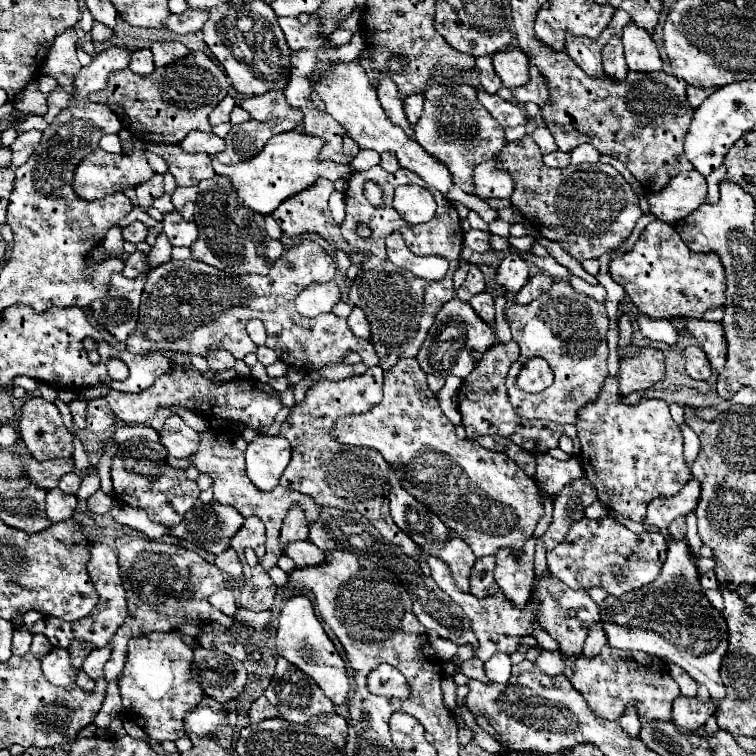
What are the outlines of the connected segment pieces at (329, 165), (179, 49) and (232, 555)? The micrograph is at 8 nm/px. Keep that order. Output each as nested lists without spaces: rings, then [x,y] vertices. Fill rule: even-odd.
[[[290,130],[270,138],[264,150],[250,160],[226,166],[218,162],[216,158],[212,158],[212,168],[216,174],[232,180],[232,186],[236,188],[242,204],[266,216],[266,214],[272,214],[286,198],[300,194],[304,188],[310,188],[318,178],[326,178],[330,182],[336,182],[342,178],[348,166],[336,164],[330,160],[320,160],[318,158],[320,148],[324,148],[322,138],[308,136],[302,130]]]
[[[154,42],[150,46],[150,50],[154,54],[156,66],[166,66],[166,64],[188,54],[188,48],[182,42]]]
[[[228,548],[220,556],[216,556],[216,566],[230,578],[236,578],[236,580],[242,578],[242,564],[240,564],[238,554],[232,548]]]

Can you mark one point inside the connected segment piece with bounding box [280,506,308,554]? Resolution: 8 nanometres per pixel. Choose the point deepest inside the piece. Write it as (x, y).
(294, 528)

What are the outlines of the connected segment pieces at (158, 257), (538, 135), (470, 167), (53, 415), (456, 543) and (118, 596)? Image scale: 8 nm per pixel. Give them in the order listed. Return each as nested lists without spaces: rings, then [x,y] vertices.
[[[160,232],[158,236],[156,236],[156,246],[150,250],[150,258],[152,258],[152,266],[158,266],[158,264],[162,264],[162,262],[166,262],[166,260],[170,260],[170,242],[168,242],[168,238],[166,238],[166,234],[164,232]]]
[[[536,128],[534,134],[532,134],[532,138],[538,144],[538,148],[540,148],[542,154],[550,154],[550,152],[556,152],[558,150],[552,134],[548,132],[548,128]]]
[[[434,84],[424,92],[424,114],[414,126],[416,142],[428,150],[430,156],[440,160],[452,172],[452,180],[464,192],[472,192],[472,172],[478,164],[492,160],[506,144],[504,128],[490,116],[478,102],[476,88],[470,84],[440,86]]]
[[[44,398],[24,402],[16,430],[30,456],[40,462],[72,456],[72,434],[66,430],[58,408]]]
[[[450,532],[450,540],[444,546],[436,546],[436,544],[426,544],[422,548],[426,554],[432,556],[442,556],[444,562],[448,564],[452,578],[456,582],[456,586],[460,590],[468,590],[468,574],[472,570],[472,564],[476,560],[476,556],[472,554],[472,550],[464,544],[462,538],[458,538],[454,532]]]
[[[94,544],[90,548],[88,572],[90,572],[90,578],[92,578],[98,594],[100,594],[98,614],[96,616],[86,616],[86,618],[76,620],[76,622],[64,622],[64,620],[56,620],[56,618],[46,618],[46,636],[52,642],[52,646],[68,648],[74,638],[84,638],[84,640],[94,642],[96,648],[102,648],[104,644],[110,642],[110,638],[116,634],[118,626],[126,618],[126,596],[124,596],[124,588],[122,588],[122,578],[120,578],[116,552],[106,544]]]

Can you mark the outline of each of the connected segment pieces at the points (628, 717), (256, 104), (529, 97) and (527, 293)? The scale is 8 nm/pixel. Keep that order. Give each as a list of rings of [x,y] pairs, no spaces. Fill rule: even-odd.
[[[628,708],[628,712],[618,720],[618,724],[624,728],[624,732],[628,732],[628,736],[638,736],[640,718],[638,718],[636,708]]]
[[[272,90],[272,92],[266,92],[264,96],[252,96],[252,98],[240,100],[238,106],[244,108],[254,120],[260,120],[260,122],[266,122],[270,118],[288,118],[288,120],[302,122],[302,112],[286,104],[282,90]]]
[[[529,59],[530,65],[530,80],[528,84],[512,90],[516,100],[526,104],[526,102],[534,102],[538,106],[544,106],[548,102],[548,82],[544,80],[544,76],[540,74],[540,70],[534,66],[534,63]]]
[[[536,274],[536,276],[532,276],[530,280],[528,280],[528,284],[516,294],[516,298],[514,298],[514,302],[516,304],[530,304],[532,300],[536,300],[542,292],[546,292],[550,286],[552,286],[552,278],[548,276],[548,274]]]

